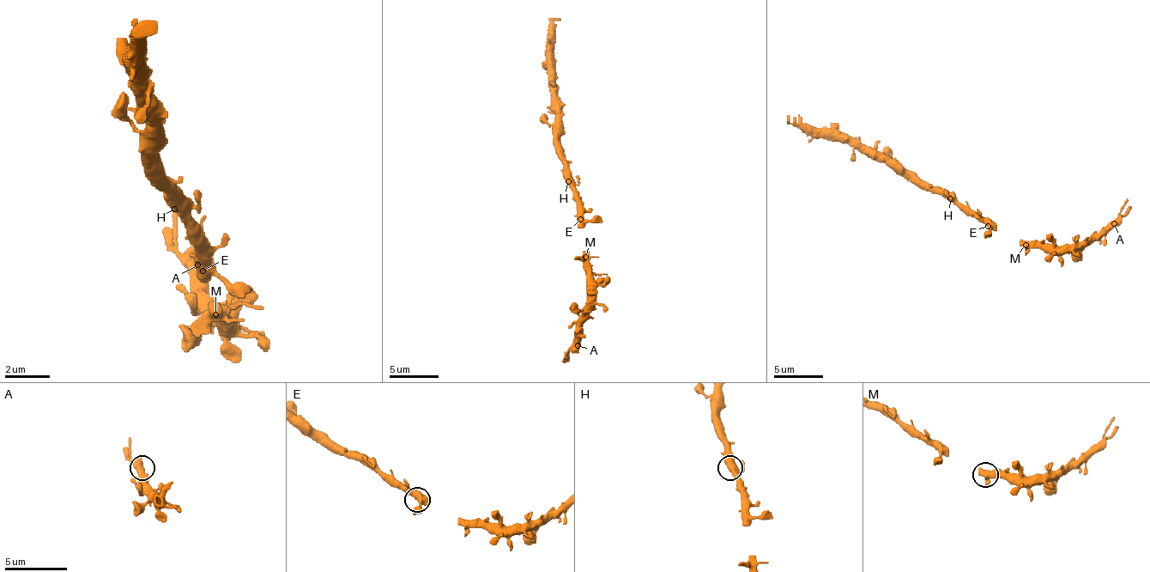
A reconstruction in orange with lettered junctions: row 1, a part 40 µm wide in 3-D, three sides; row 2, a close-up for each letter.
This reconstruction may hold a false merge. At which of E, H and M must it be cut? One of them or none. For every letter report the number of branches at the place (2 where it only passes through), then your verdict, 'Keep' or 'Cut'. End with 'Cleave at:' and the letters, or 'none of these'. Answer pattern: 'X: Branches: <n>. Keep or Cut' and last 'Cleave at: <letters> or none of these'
E: Branches: 2. Keep
H: Branches: 3. Keep
M: Branches: 2. Keep
Cleave at: none of these

